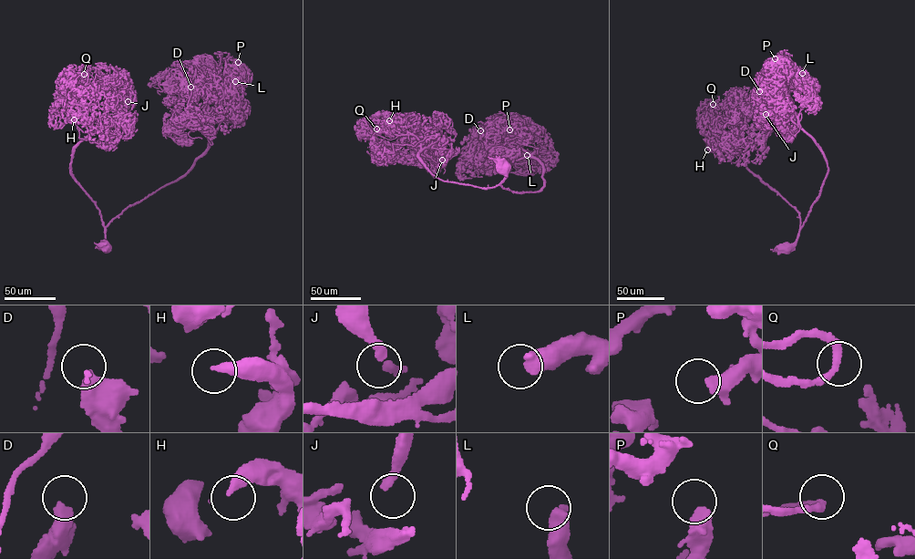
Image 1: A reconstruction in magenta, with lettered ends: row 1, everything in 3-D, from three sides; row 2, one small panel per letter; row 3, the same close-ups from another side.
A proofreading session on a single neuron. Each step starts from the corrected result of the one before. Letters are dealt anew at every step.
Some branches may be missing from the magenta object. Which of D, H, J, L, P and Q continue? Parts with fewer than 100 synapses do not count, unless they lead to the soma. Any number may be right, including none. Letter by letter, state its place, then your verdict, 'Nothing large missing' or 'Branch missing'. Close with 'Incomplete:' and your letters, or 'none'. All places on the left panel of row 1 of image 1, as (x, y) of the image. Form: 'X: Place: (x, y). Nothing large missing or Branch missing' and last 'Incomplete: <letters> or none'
D: Place: (190, 87). Nothing large missing
H: Place: (74, 119). Nothing large missing
J: Place: (128, 101). Nothing large missing
L: Place: (235, 81). Nothing large missing
P: Place: (238, 62). Nothing large missing
Q: Place: (84, 74). Nothing large missing
Incomplete: none

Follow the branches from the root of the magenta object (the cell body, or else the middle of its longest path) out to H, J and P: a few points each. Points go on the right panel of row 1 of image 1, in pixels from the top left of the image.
H: (787, 249), (796, 239), (799, 227), (796, 209), (755, 175), (741, 152), (733, 152), (723, 145), (707, 150)
J: (787, 249), (796, 238), (799, 214), (745, 160), (756, 124), (747, 109), (765, 103), (765, 114)
P: (787, 249), (820, 195), (828, 170), (812, 138), (792, 119), (790, 99), (777, 73), (783, 58), (775, 58)

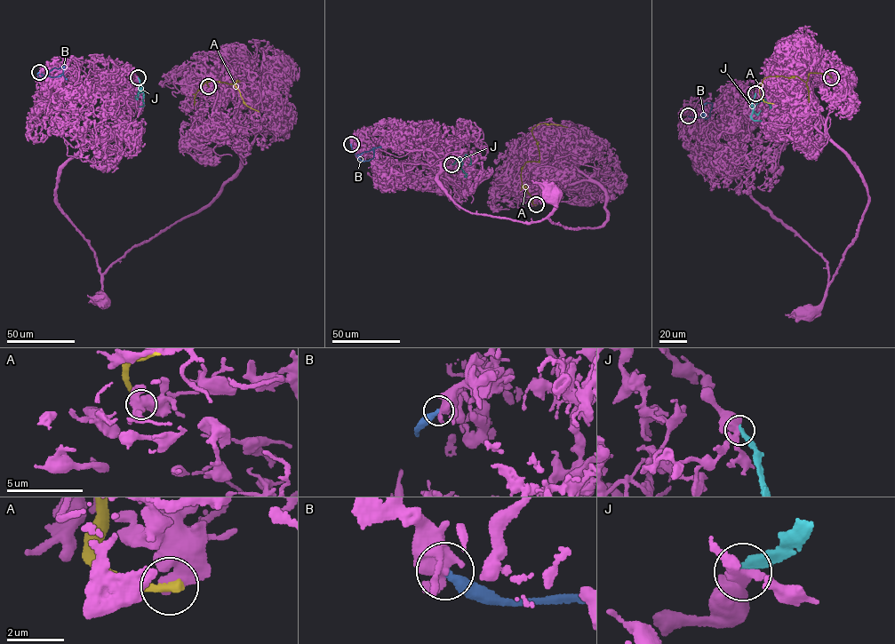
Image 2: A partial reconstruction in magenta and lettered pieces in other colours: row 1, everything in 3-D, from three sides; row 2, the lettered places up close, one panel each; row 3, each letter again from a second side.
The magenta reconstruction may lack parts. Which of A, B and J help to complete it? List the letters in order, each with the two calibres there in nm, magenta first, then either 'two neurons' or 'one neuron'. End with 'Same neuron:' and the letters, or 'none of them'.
A: calibres 480 and 360 nm; two neurons
B: calibres 650 and 320 nm; two neurons
J: calibres 360 and 360 nm; two neurons
Same neuron: none of them

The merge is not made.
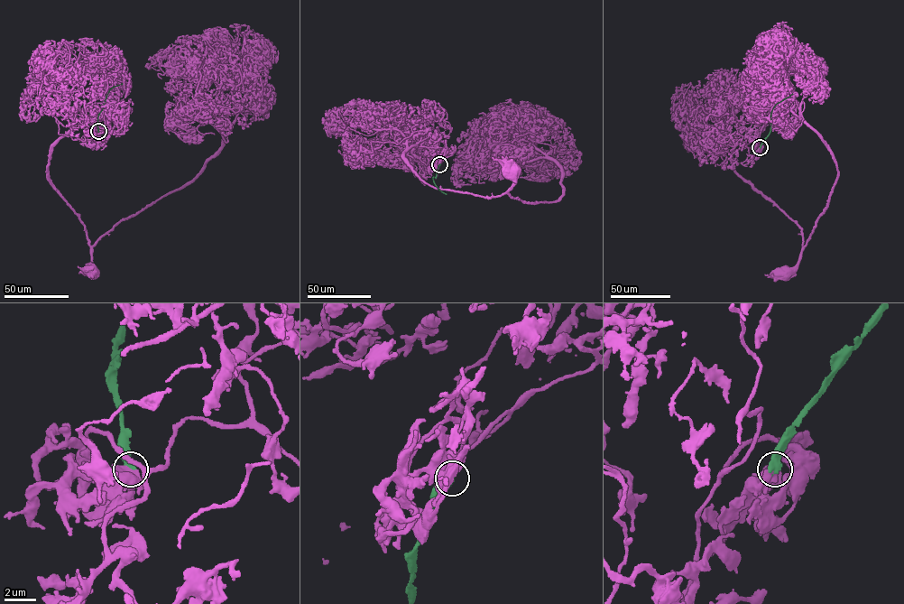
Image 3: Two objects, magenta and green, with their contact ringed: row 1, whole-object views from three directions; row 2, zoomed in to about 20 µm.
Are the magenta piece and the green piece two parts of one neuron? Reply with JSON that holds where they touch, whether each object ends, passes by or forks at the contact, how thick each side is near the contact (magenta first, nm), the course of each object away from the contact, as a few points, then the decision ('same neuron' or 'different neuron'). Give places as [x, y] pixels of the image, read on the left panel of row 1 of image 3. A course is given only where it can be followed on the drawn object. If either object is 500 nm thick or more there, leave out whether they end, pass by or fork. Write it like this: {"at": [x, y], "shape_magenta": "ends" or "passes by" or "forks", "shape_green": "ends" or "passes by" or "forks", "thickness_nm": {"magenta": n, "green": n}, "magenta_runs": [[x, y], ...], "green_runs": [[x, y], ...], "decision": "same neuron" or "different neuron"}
{"at": [98, 131], "thickness_nm": {"magenta": 700, "green": 440}, "magenta_runs": [[98, 131], [96, 144], [108, 132], [89, 117], [53, 144], [47, 165], [84, 225], [93, 274]], "green_runs": [[98, 131], [98, 114], [106, 97], [110, 88], [123, 83]], "decision": "different neuron"}

